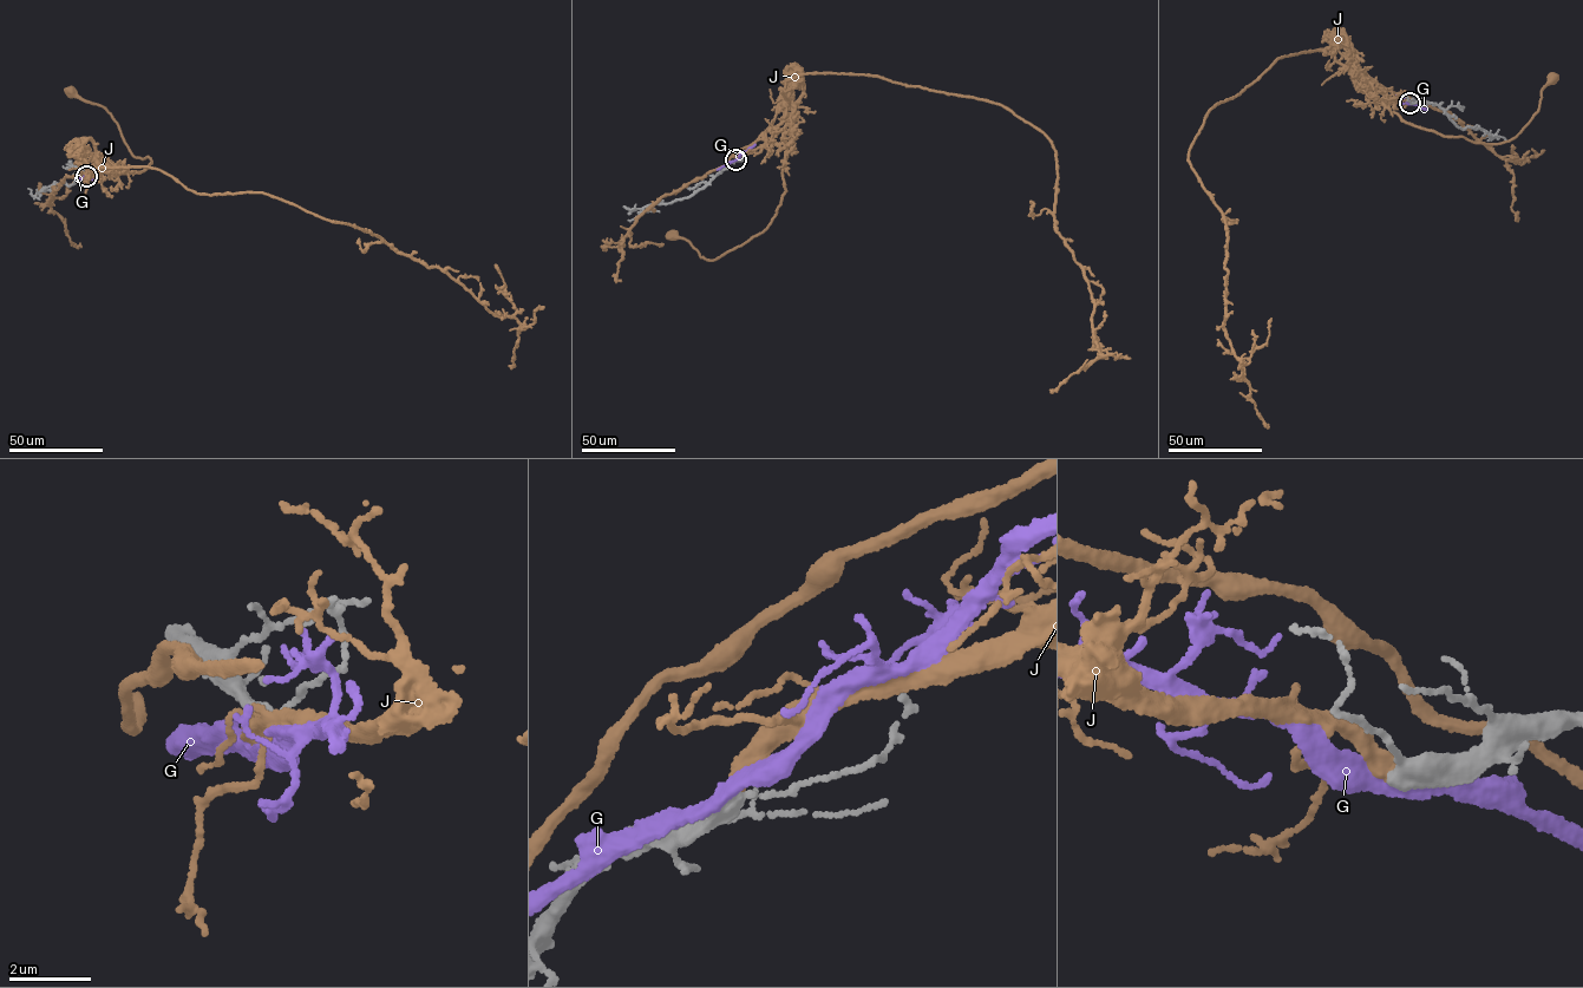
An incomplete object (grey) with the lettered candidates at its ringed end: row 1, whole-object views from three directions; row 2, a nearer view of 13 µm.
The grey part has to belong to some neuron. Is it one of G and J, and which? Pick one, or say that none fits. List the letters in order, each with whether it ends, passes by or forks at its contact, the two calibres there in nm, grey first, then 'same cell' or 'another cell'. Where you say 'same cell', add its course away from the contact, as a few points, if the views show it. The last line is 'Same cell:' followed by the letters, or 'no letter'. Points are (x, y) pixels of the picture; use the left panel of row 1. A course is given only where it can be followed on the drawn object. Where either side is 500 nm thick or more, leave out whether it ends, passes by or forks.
G: it passes by; calibres 440 and 320 nm; another cell
J: it ends; calibres 400 and 380 nm; same cell; course (86, 176), (98, 175), (104, 165), (113, 176), (144, 171), (151, 161), (129, 151), (103, 106), (71, 91)
Same cell: J

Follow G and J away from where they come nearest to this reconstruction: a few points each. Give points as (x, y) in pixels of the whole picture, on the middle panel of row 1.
G: (736, 161), (756, 144)
J: (736, 159), (783, 129), (785, 192), (767, 227), (711, 260), (701, 257), (687, 240), (672, 236)

